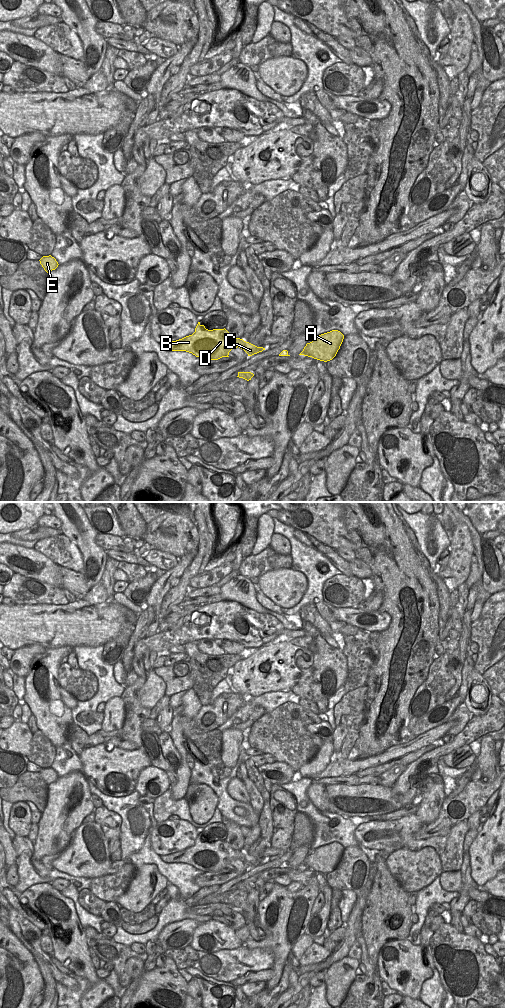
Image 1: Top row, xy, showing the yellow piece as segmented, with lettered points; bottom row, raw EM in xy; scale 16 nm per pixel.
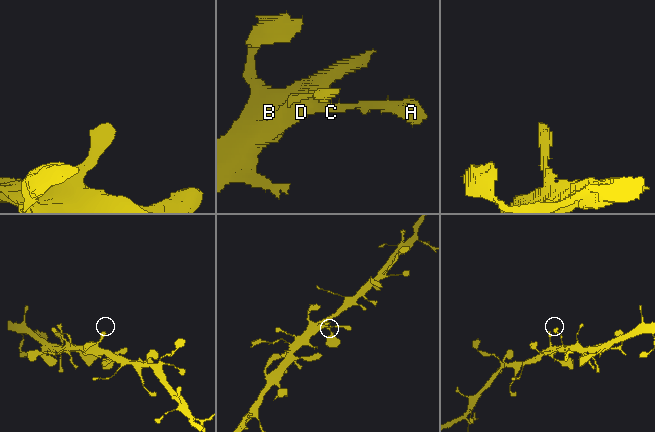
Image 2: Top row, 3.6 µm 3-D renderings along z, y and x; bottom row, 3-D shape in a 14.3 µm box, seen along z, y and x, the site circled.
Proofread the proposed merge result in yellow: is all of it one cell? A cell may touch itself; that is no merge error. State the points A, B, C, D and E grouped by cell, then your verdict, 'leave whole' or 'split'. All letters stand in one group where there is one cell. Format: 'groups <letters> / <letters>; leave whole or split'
groups A B C D E; leave whole

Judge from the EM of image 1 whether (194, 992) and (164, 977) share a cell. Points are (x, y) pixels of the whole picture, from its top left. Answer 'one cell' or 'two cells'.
two cells

